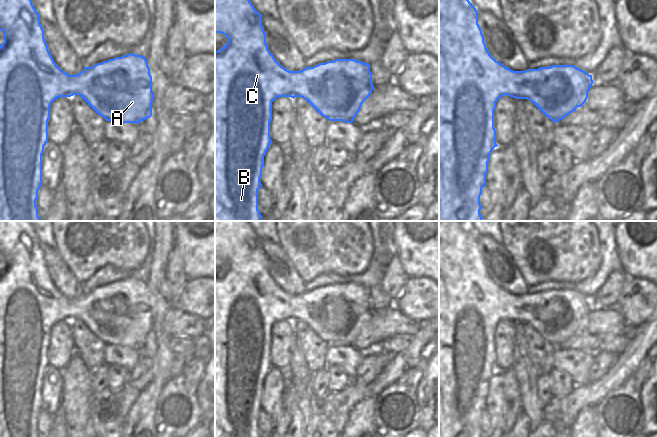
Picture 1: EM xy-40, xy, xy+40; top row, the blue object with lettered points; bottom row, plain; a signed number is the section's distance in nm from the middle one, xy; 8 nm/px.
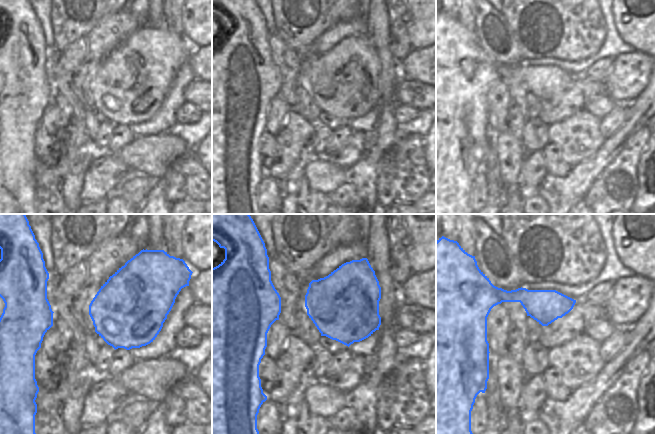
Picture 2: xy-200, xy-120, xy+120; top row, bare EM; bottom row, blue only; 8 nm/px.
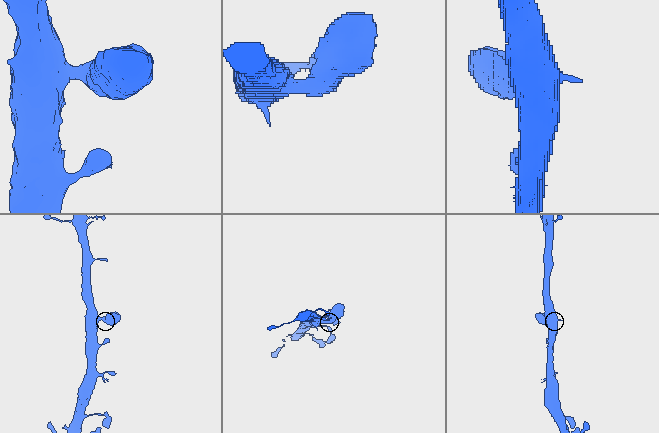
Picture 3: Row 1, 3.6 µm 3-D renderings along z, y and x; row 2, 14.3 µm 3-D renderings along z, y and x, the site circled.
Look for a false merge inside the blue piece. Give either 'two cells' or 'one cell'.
one cell

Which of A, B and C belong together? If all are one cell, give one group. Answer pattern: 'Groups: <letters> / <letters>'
Groups: A B C.

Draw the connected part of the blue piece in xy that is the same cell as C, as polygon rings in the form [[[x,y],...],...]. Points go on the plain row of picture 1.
[[[215,221],[215,257],[225,259],[228,264],[221,273],[215,275],[215,437],[260,437],[258,434],[258,414],[262,411],[260,402],[264,390],[264,380],[272,367],[270,362],[272,326],[277,321],[291,321],[293,323],[295,321],[301,321],[329,345],[352,347],[362,328],[368,323],[374,312],[370,289],[355,283],[335,283],[333,285],[319,287],[313,291],[305,291],[301,295],[289,295],[285,293],[268,274],[261,240],[248,221]]]

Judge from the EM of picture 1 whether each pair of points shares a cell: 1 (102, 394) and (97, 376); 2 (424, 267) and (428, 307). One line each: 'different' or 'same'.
1: same
2: different

